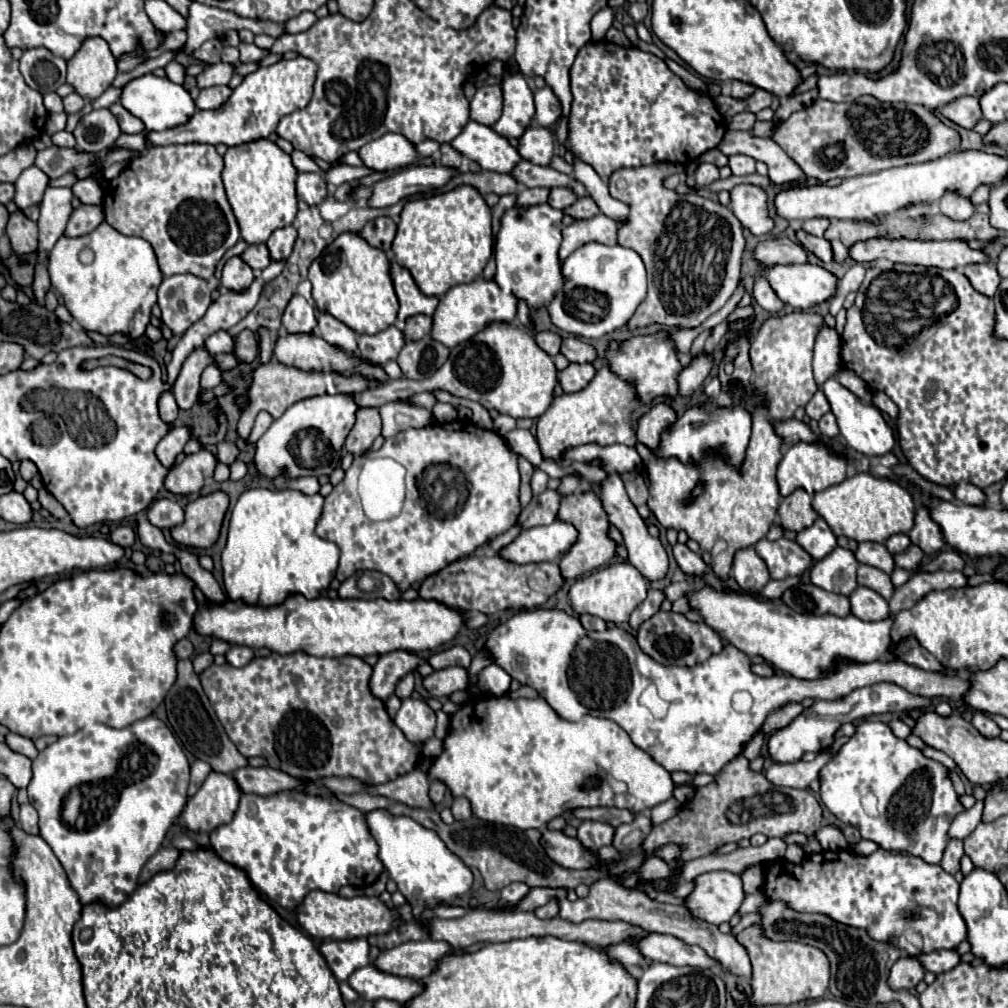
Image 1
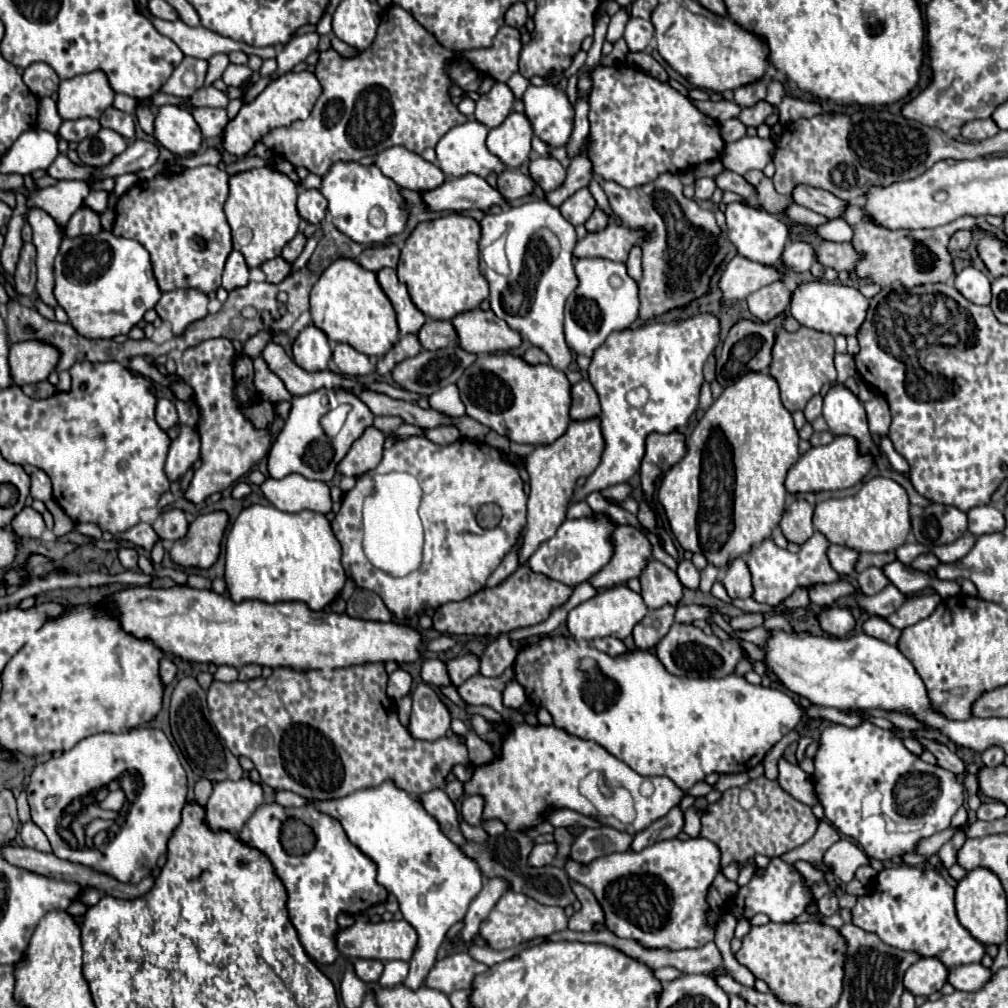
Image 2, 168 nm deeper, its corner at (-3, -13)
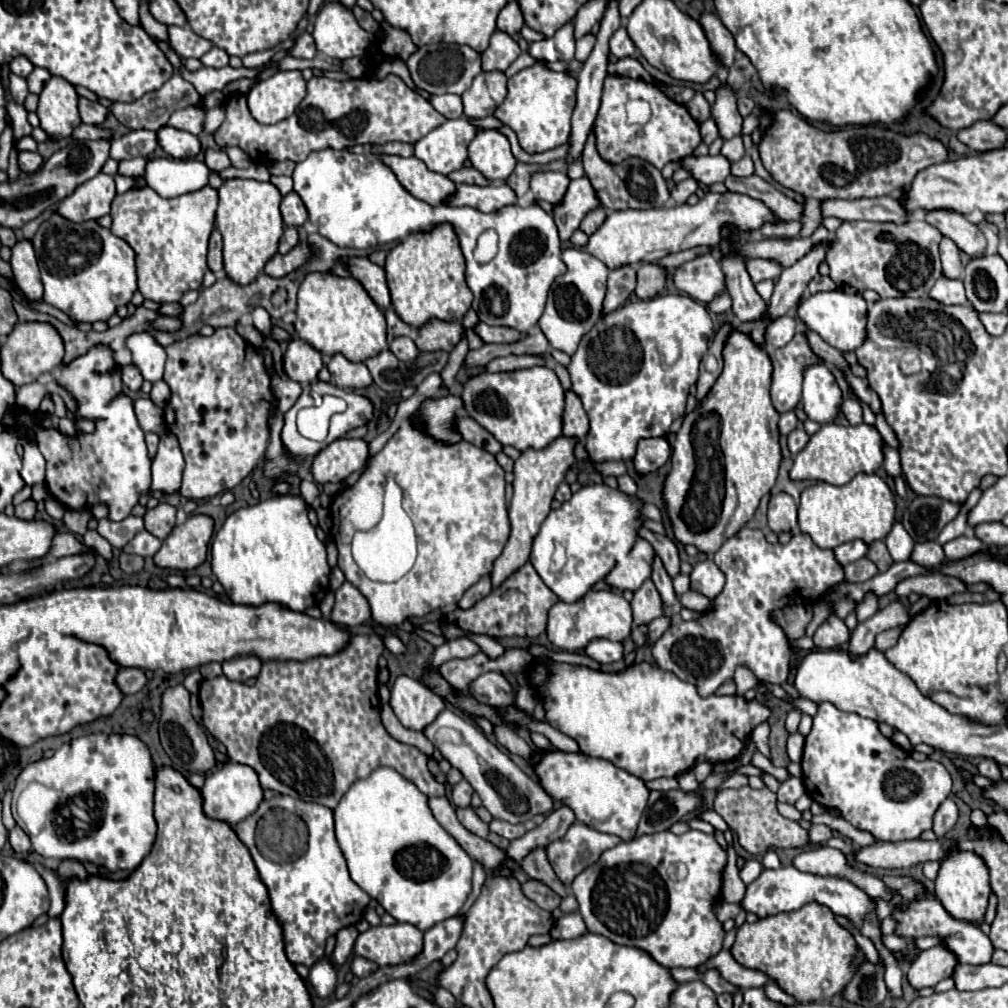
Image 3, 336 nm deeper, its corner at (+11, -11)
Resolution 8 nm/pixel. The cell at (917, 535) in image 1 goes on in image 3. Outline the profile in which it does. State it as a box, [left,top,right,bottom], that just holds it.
[902,497,960,543]

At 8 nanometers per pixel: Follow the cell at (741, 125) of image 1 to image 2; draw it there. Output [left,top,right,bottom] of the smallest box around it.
[720,119,746,143]

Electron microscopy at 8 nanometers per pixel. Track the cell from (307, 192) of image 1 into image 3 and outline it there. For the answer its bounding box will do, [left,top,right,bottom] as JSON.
[280,191,308,225]

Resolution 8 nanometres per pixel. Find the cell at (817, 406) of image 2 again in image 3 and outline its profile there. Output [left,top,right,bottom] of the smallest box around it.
[778,411,798,435]

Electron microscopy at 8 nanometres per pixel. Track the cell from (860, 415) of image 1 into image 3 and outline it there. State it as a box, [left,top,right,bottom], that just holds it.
[802,365,844,425]

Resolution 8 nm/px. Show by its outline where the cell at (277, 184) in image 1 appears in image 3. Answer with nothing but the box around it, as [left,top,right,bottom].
[216,179,284,285]

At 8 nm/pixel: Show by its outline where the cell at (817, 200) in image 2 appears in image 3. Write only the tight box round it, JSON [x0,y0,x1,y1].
[820,195,906,223]

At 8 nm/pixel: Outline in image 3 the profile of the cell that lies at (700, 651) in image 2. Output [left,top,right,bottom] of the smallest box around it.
[652,527,844,695]

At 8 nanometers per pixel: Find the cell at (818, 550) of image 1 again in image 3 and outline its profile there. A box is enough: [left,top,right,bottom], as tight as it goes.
[834,539,868,565]

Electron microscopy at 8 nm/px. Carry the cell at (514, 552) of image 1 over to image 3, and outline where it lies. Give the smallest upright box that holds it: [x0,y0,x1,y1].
[530,485,640,603]

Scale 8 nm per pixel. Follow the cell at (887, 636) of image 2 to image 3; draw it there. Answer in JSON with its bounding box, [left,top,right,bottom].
[876,627,902,651]

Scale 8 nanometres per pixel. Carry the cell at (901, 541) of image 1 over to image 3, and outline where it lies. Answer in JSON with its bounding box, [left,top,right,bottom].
[942,535,986,561]

